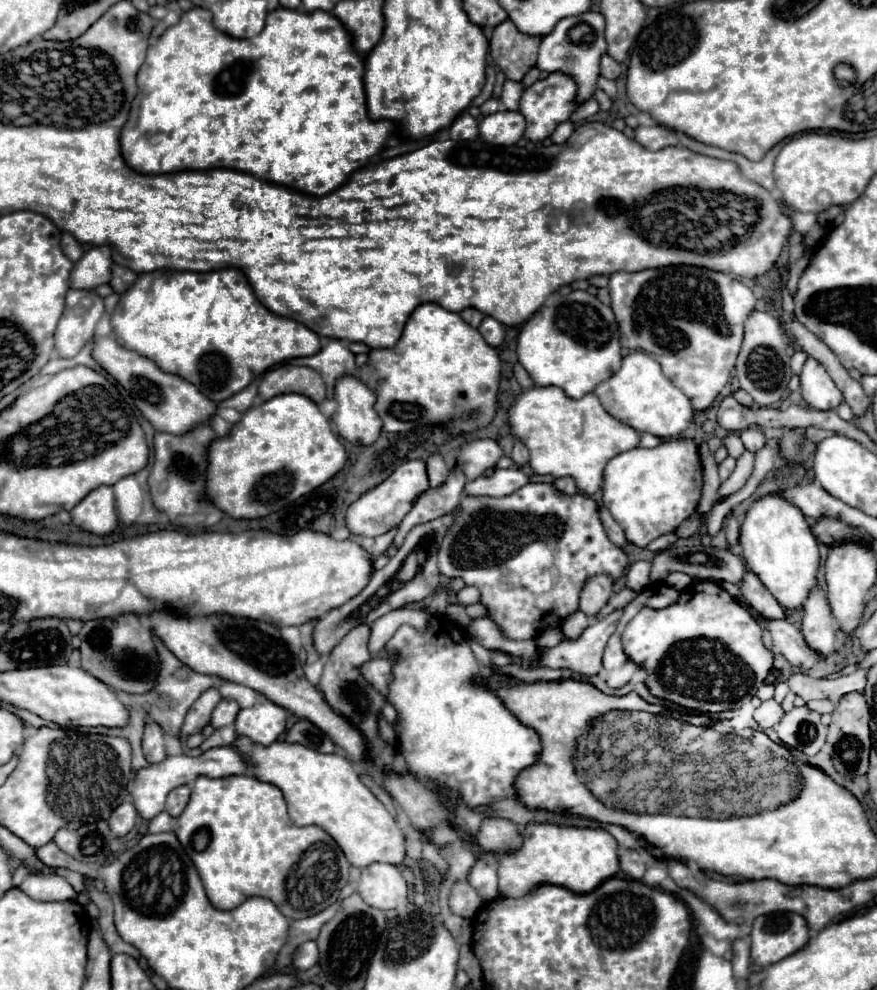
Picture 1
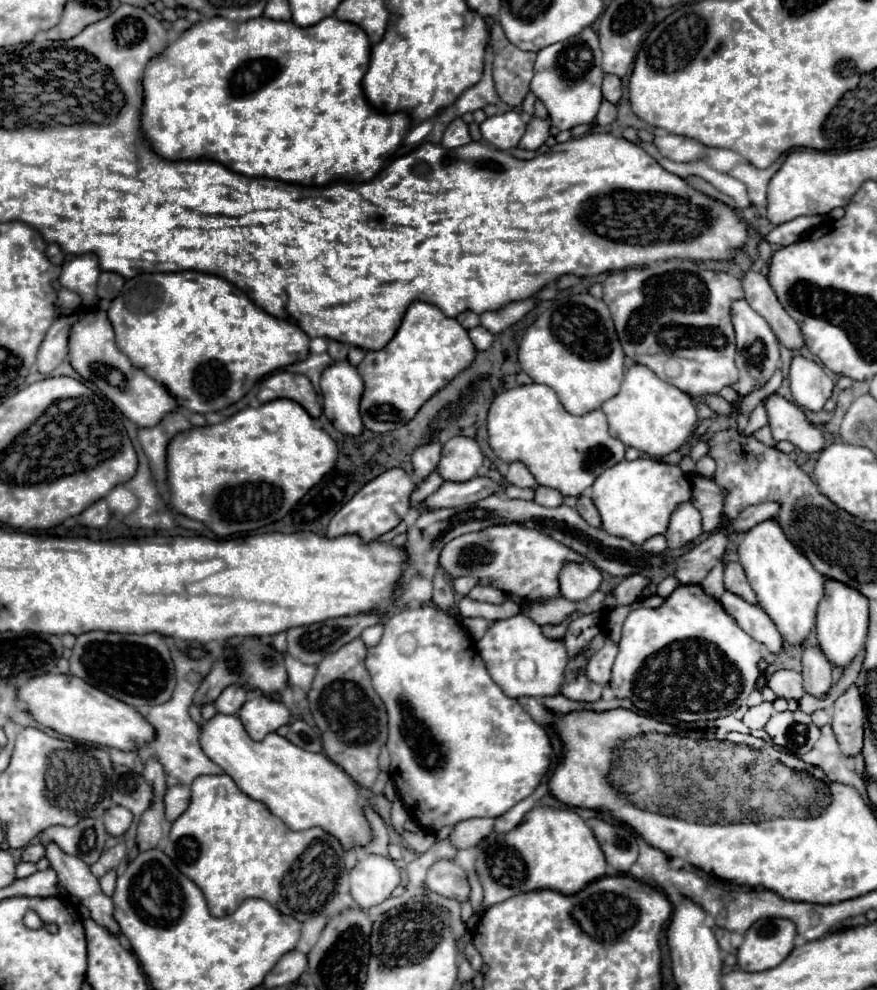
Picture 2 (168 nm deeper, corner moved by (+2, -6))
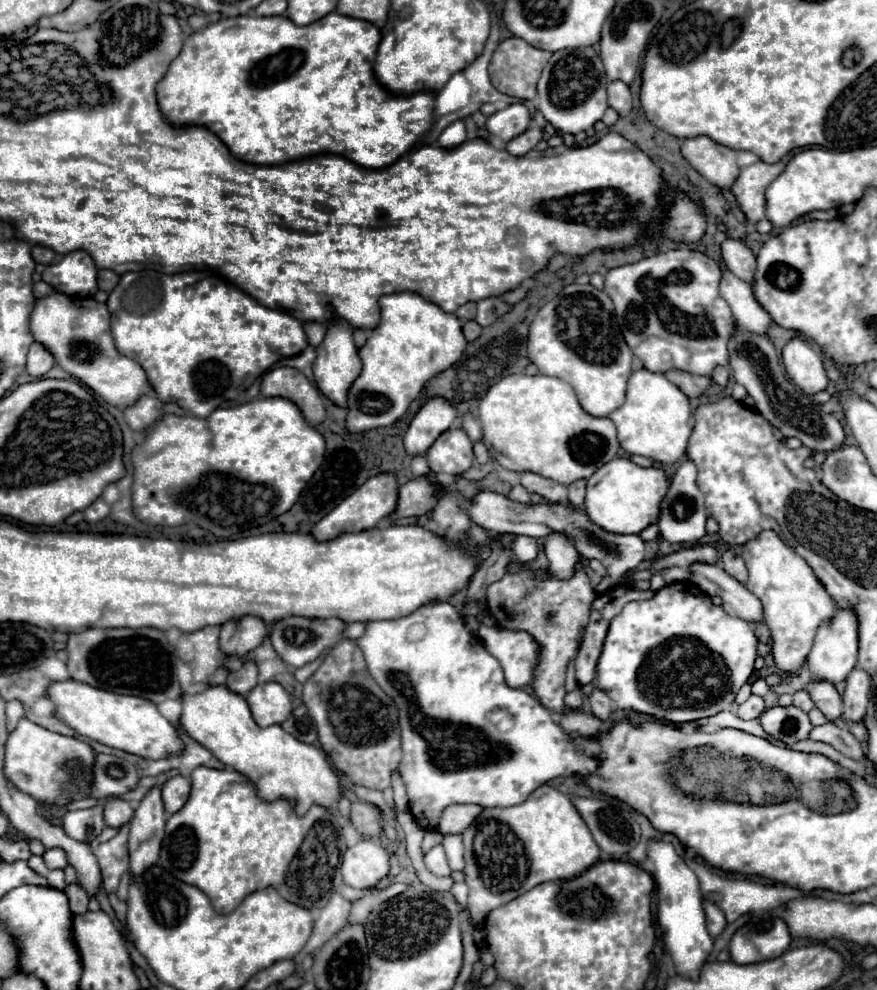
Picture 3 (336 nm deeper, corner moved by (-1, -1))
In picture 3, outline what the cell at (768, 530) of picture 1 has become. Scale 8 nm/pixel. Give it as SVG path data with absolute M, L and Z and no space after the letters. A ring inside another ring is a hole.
M764 531L748 541L742 549L742 559L748 567L746 587L762 601L764 623L772 635L774 663L780 671L794 673L806 661L820 623L832 619L838 607L814 575L812 567L786 547L774 531Z

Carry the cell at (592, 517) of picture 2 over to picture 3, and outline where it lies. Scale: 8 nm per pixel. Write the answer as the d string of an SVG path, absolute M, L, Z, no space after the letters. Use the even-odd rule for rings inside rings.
M578 479L576 483L568 485L568 499L572 505L582 507L584 505L584 495L586 495L586 481Z

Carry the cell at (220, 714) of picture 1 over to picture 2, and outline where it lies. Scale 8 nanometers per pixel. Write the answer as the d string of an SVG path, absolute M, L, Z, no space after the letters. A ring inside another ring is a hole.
M229 686L217 698L215 708L219 714L237 714L241 704L245 704L245 700L247 700L247 688L245 686Z

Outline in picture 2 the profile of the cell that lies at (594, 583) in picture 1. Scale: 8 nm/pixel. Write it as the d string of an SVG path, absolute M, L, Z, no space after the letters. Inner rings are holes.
M589 562L567 564L561 570L559 582L561 582L561 596L565 596L571 602L581 602L599 590L603 574Z

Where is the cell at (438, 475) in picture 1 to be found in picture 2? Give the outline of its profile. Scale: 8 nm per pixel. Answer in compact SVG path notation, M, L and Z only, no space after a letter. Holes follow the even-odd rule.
M425 444L413 454L413 468L419 480L429 478L437 470L437 460L441 460L441 444Z

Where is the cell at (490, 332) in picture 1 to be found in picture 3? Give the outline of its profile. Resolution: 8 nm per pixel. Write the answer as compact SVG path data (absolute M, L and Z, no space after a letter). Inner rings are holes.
M464 321L464 323L462 323L462 331L464 331L466 341L474 341L474 339L480 337L482 327L480 327L476 321Z

